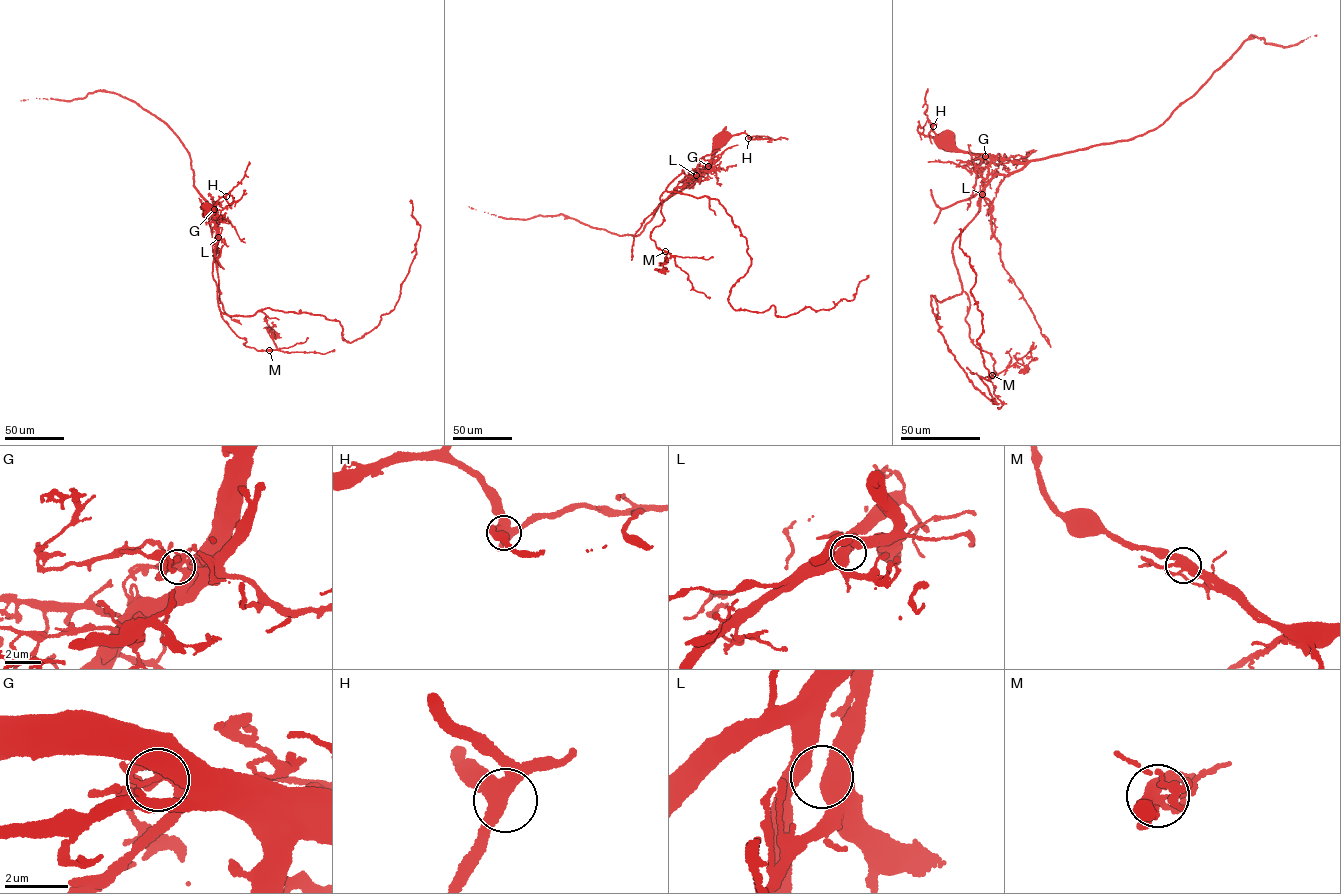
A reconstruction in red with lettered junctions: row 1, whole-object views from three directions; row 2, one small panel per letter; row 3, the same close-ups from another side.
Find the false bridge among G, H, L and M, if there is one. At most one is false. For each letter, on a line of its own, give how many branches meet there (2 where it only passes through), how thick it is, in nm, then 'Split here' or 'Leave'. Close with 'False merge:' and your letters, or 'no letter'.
G: Branches: 6. Thickness 320 nm. Leave
H: Branches: 3. Thickness 400 nm. Leave
L: Branches: 5. Thickness 480 nm. Leave
M: Branches: 4. Thickness 360 nm. Split here
False merge: M

